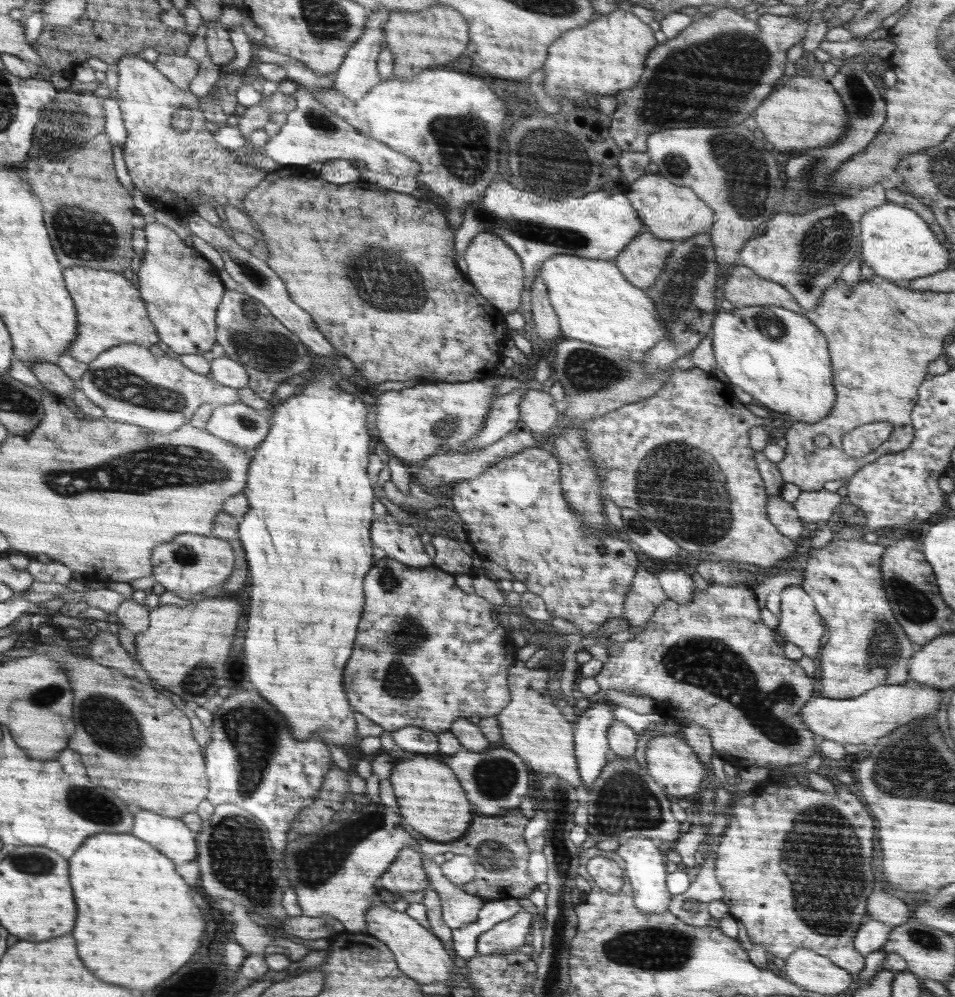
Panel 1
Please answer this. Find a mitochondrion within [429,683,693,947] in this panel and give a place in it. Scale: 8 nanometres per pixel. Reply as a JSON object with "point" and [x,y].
{"point":[625,790]}

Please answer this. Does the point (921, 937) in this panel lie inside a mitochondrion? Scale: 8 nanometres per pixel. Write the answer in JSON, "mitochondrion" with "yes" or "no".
{"mitochondrion":"yes"}

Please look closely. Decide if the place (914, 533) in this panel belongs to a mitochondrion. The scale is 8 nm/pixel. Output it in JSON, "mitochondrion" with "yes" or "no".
{"mitochondrion":"no"}

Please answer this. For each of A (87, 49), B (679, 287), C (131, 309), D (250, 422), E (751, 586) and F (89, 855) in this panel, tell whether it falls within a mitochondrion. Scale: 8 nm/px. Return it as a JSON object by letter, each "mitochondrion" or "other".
{"A":"other","B":"mitochondrion","C":"other","D":"mitochondrion","E":"other","F":"other"}

